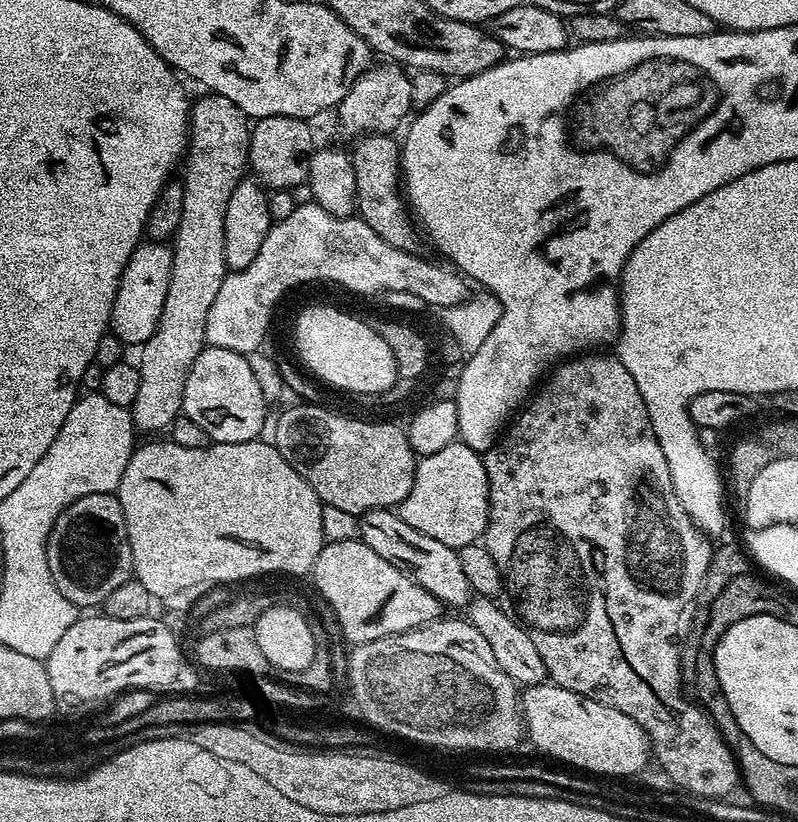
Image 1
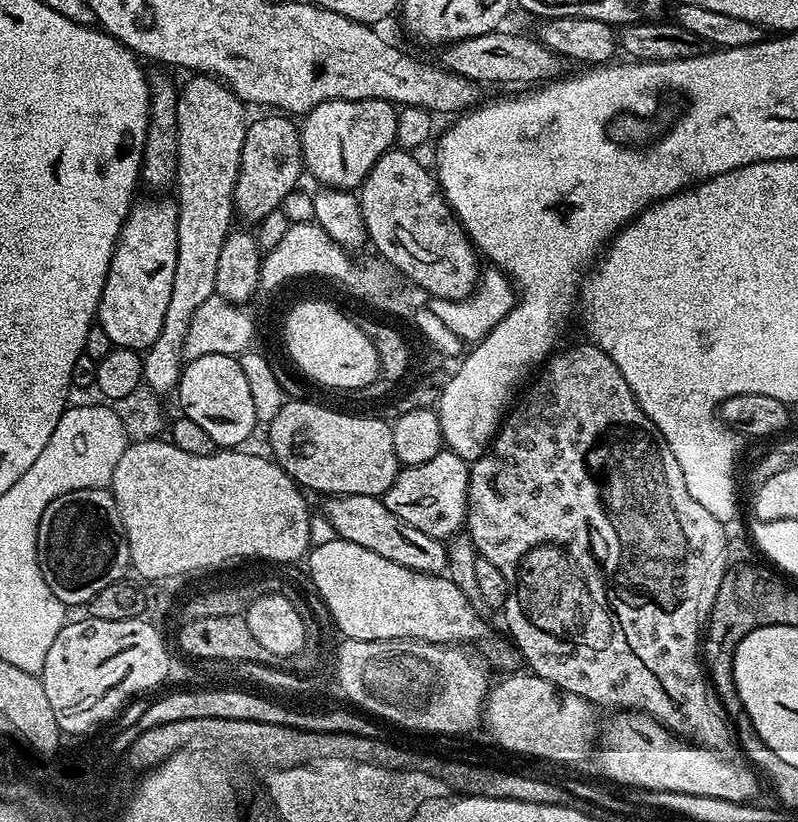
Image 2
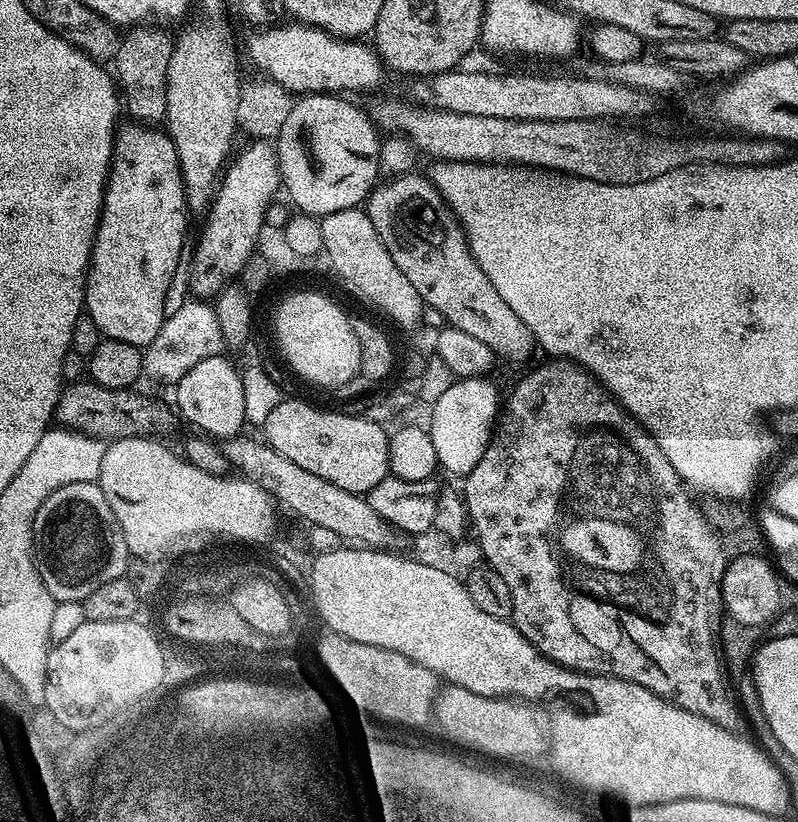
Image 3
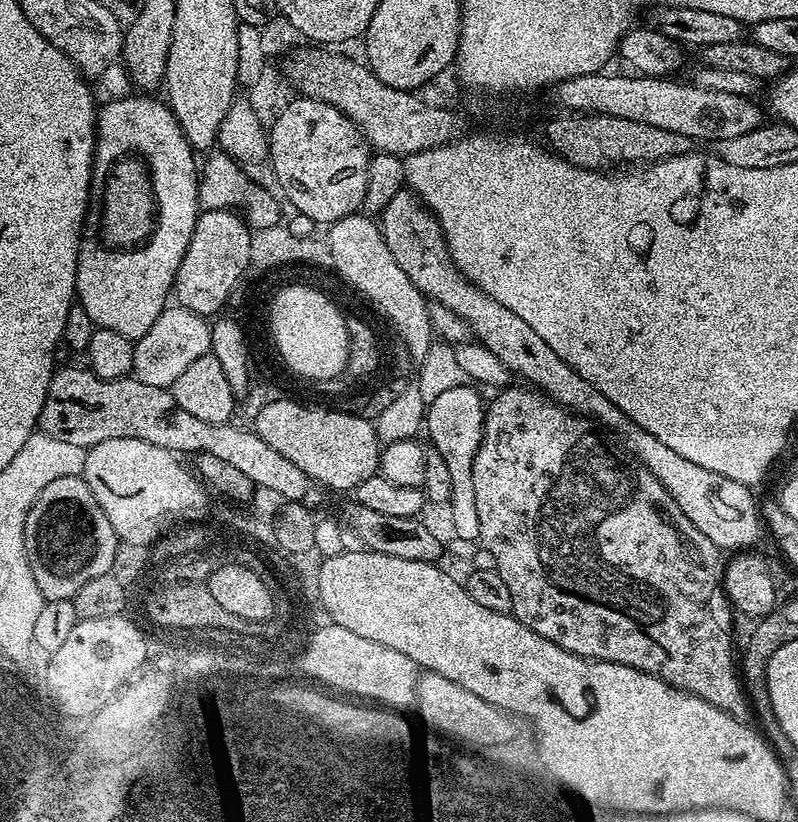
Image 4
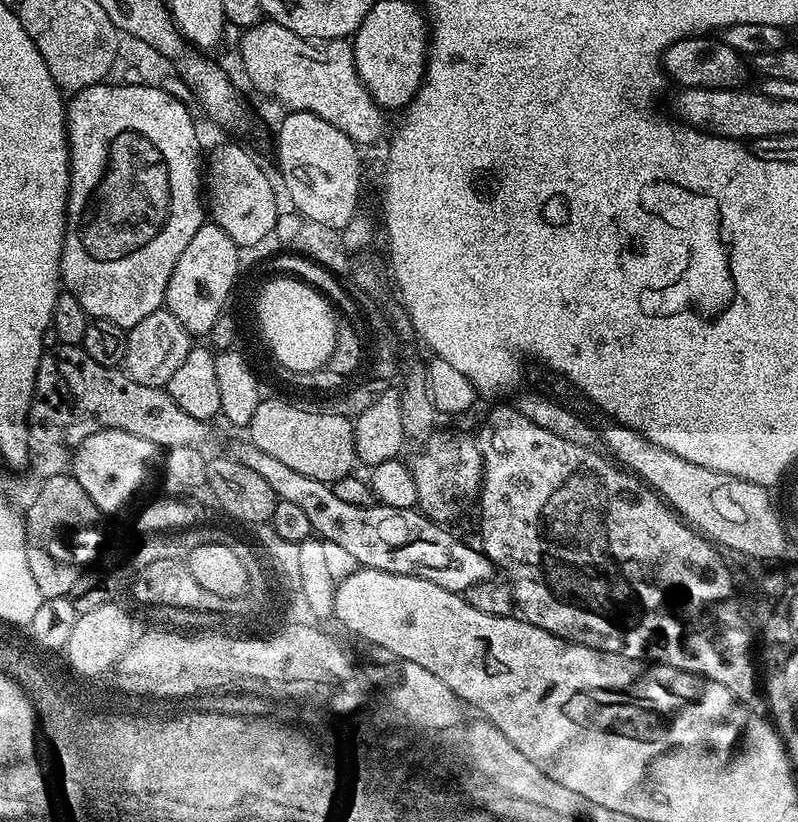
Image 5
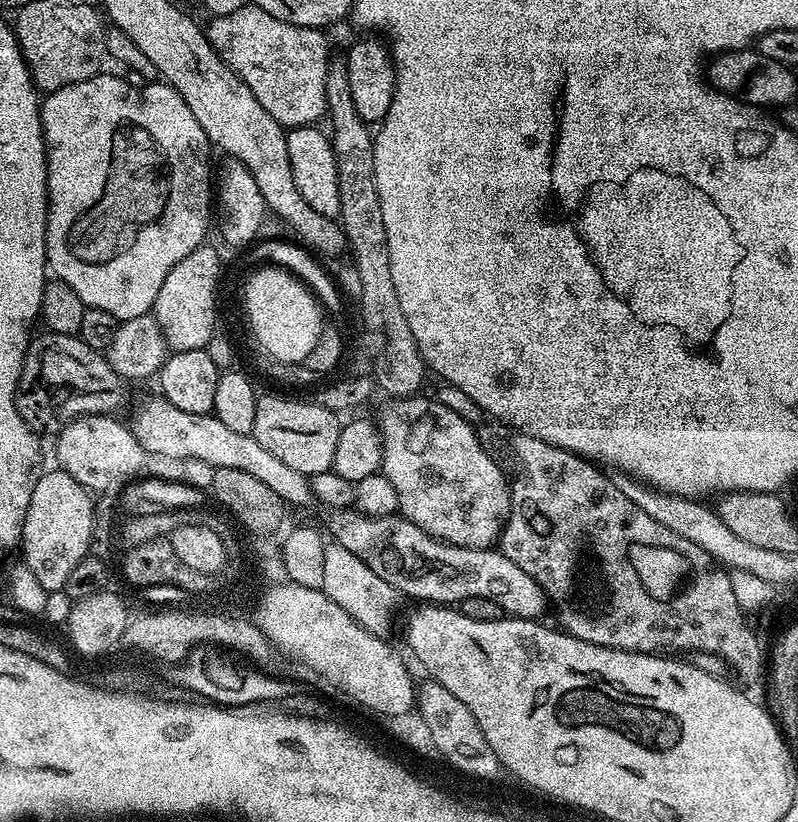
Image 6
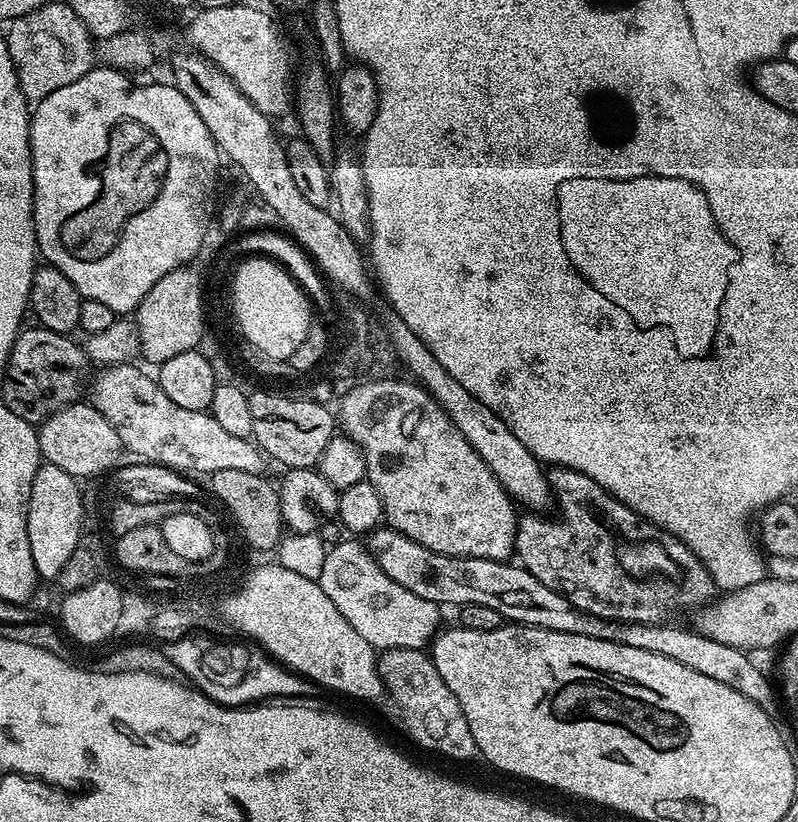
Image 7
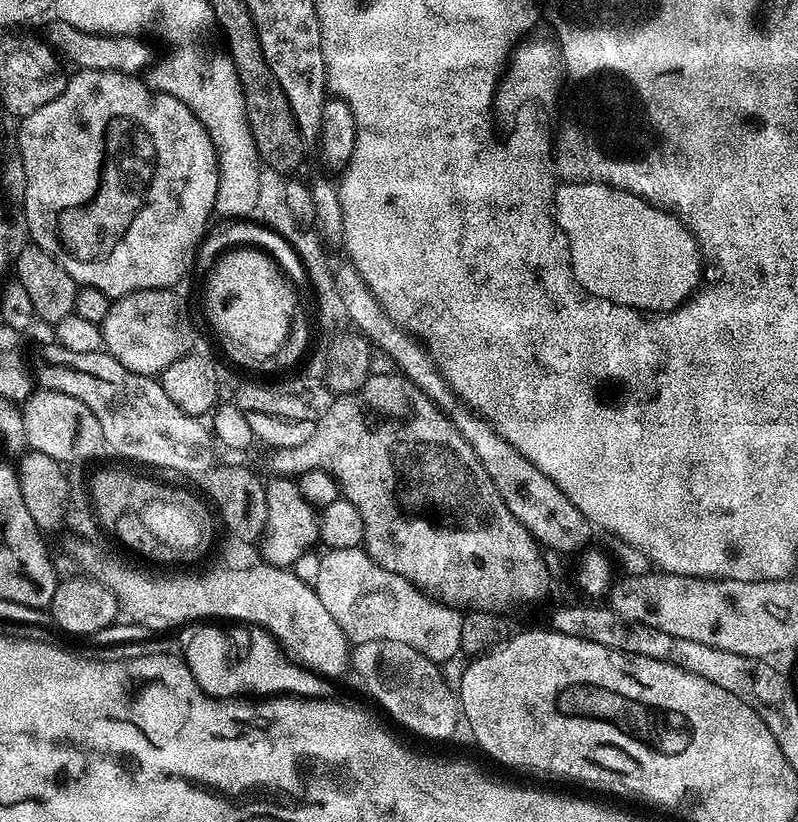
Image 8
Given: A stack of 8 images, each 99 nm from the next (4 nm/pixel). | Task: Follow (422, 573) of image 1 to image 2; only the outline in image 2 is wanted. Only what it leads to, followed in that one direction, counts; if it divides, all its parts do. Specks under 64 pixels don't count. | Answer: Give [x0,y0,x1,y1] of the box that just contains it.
[322,497,448,574]

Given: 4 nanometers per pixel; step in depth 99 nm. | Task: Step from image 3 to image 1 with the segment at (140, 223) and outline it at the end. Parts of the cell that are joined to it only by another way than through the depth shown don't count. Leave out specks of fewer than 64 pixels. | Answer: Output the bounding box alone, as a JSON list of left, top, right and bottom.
[111,242,172,346]

